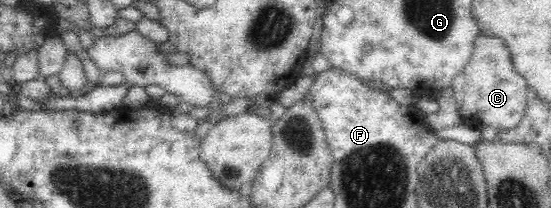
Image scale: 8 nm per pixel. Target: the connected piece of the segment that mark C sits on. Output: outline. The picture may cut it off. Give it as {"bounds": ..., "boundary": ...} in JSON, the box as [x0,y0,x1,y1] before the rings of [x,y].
{"bounds":[452,34,527,130],"boundary":[[[479,34],[474,41],[469,63],[454,77],[452,83],[455,99],[459,102],[462,115],[467,119],[477,119],[481,125],[490,125],[500,130],[511,130],[523,117],[527,105],[527,83],[513,69],[509,49],[503,40],[495,36]]]}

